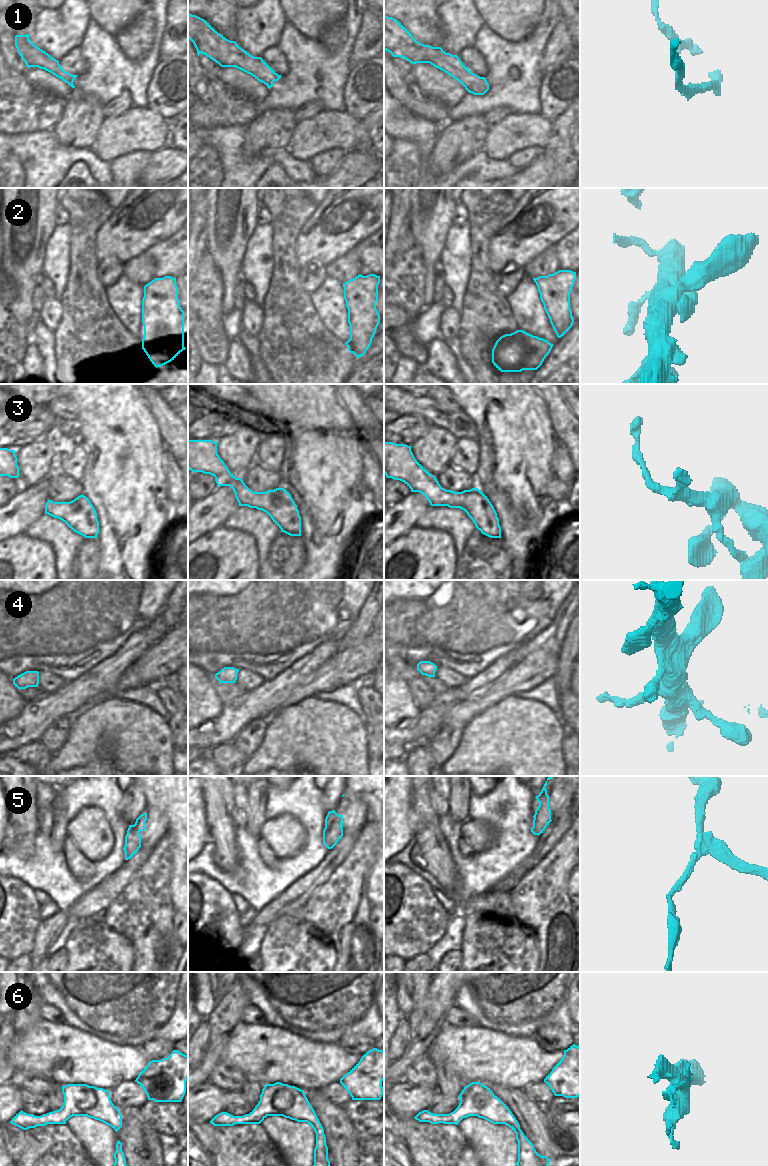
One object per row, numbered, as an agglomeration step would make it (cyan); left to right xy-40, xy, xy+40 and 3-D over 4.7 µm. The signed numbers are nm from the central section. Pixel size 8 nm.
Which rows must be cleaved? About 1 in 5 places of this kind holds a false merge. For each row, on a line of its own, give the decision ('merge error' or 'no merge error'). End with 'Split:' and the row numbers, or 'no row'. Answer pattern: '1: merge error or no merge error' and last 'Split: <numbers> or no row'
1: no merge error
2: no merge error
3: no merge error
4: no merge error
5: merge error
6: no merge error
Split: 5

